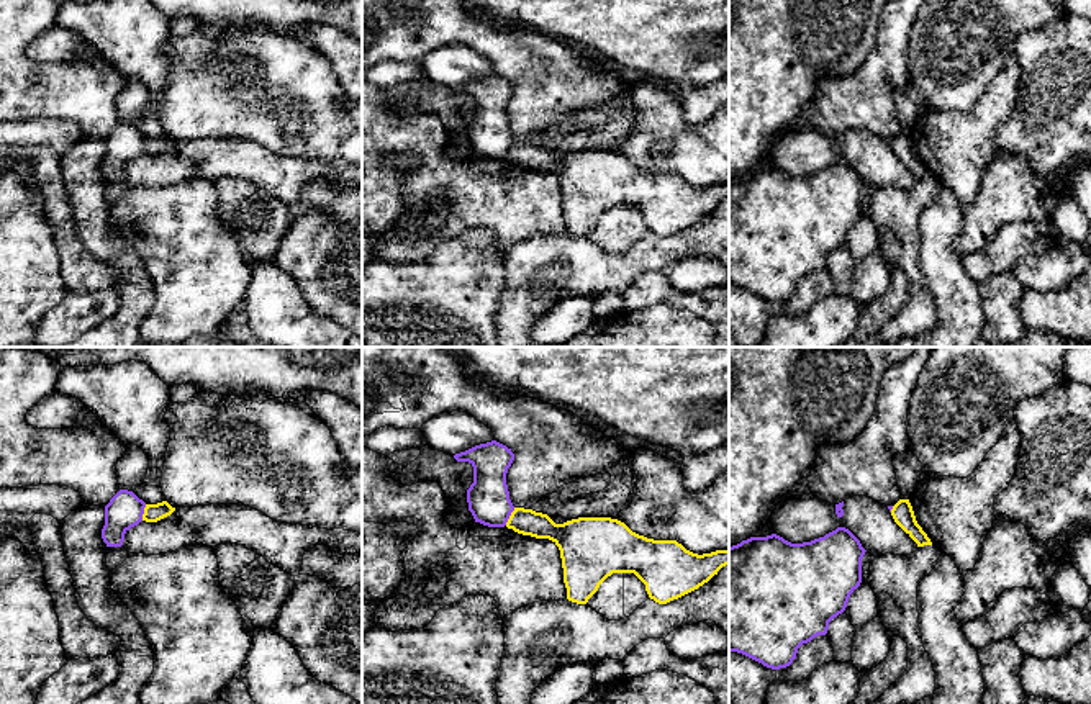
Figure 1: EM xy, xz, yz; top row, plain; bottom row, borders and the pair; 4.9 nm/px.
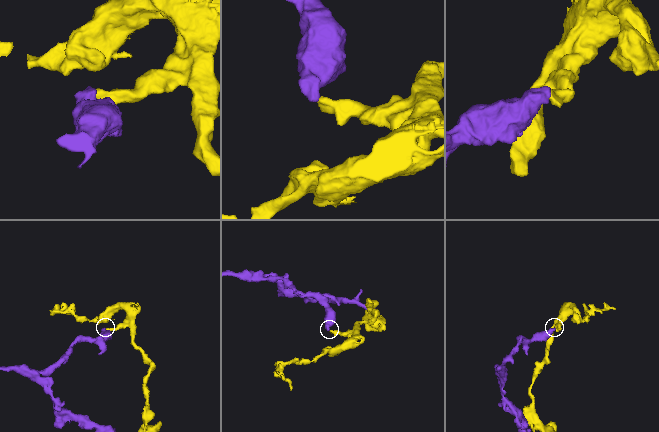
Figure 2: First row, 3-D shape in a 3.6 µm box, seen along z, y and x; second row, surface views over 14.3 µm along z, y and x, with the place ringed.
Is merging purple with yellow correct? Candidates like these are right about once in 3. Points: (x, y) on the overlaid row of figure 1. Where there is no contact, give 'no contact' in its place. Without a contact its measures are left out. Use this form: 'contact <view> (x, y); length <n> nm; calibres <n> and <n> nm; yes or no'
contact xz (510, 514); length 100 nm; calibres 200 and 130 nm; no

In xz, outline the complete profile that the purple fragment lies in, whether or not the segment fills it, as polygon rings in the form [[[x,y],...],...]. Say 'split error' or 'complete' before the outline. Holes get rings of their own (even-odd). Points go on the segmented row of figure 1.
complete | [[[491,440],[455,454],[454,458],[473,467],[467,503],[475,522],[505,527],[514,511],[506,485],[506,473],[514,460],[511,449]]]

